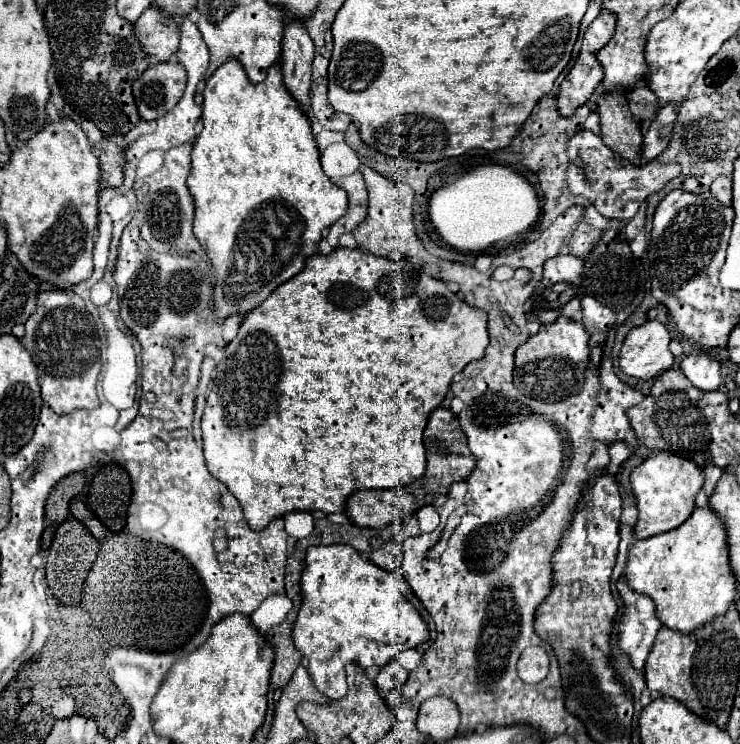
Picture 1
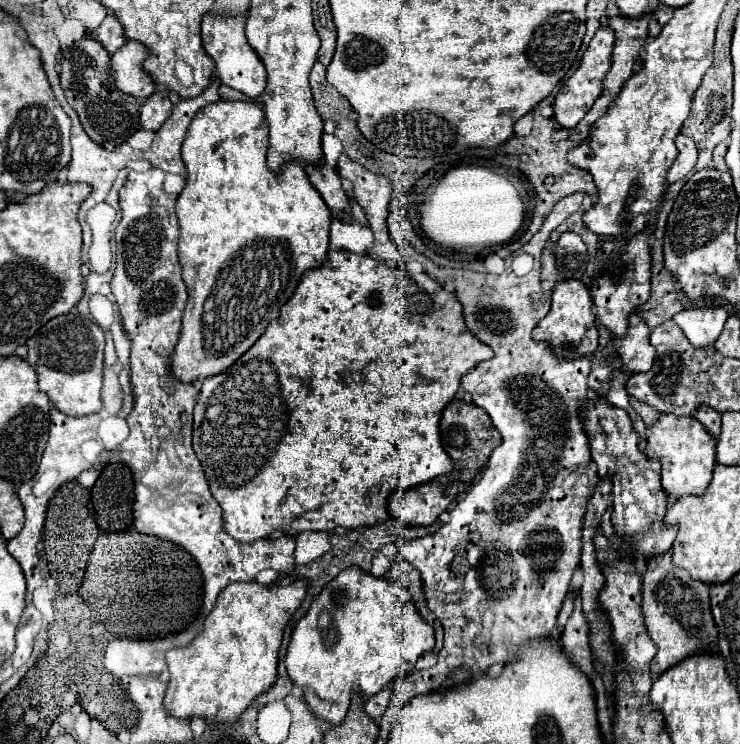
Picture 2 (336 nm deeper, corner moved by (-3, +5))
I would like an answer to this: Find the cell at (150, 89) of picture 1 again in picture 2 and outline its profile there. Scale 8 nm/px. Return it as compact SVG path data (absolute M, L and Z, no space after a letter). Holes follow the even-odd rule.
M154 92L140 106L140 124L150 132L158 132L160 126L168 120L170 112L172 112L172 102L168 98L168 92Z

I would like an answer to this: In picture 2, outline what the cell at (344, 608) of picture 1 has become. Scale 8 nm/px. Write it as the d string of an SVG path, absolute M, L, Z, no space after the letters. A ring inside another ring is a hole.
M352 566L342 570L332 582L328 582L316 602L306 612L306 616L296 622L284 662L292 684L302 688L308 708L320 720L336 726L340 724L340 720L344 720L354 690L358 690L364 698L380 692L390 680L410 674L416 660L432 648L434 628L420 616L410 594L392 580L374 578L368 572Z

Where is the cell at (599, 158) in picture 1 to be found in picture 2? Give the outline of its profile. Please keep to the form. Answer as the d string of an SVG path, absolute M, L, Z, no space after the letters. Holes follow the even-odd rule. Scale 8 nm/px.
M678 134L676 146L678 146L678 158L674 160L672 168L668 170L668 184L684 178L696 166L696 160L698 160L698 148L692 138Z

